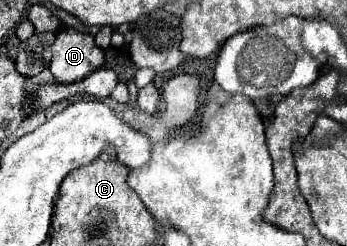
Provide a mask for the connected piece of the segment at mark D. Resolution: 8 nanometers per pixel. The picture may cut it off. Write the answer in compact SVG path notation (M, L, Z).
M65 29L57 33L53 43L53 59L49 69L57 83L75 83L85 79L103 65L103 51L89 33Z

